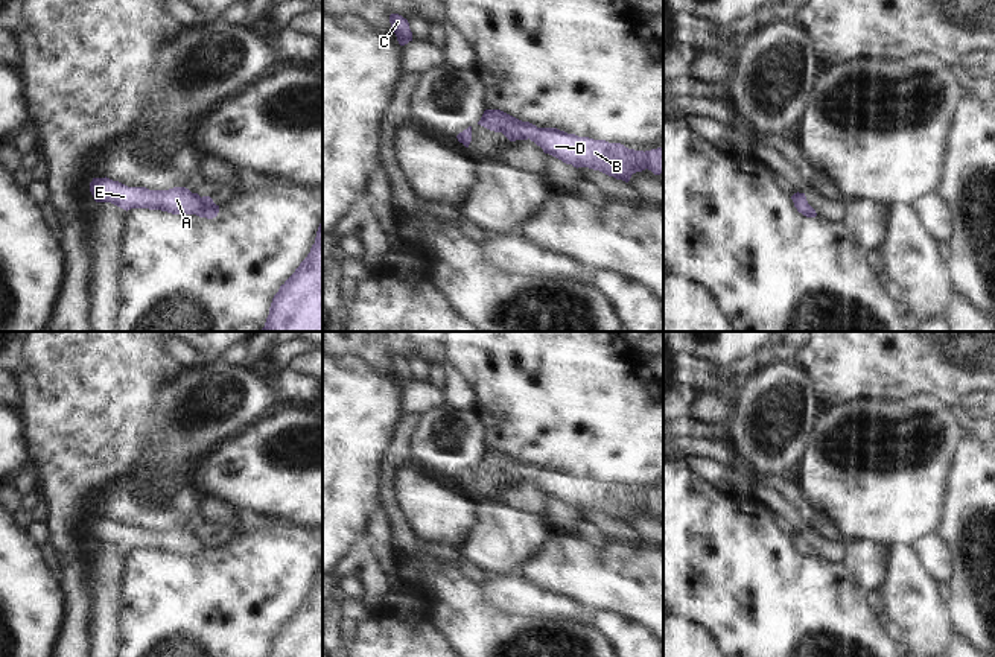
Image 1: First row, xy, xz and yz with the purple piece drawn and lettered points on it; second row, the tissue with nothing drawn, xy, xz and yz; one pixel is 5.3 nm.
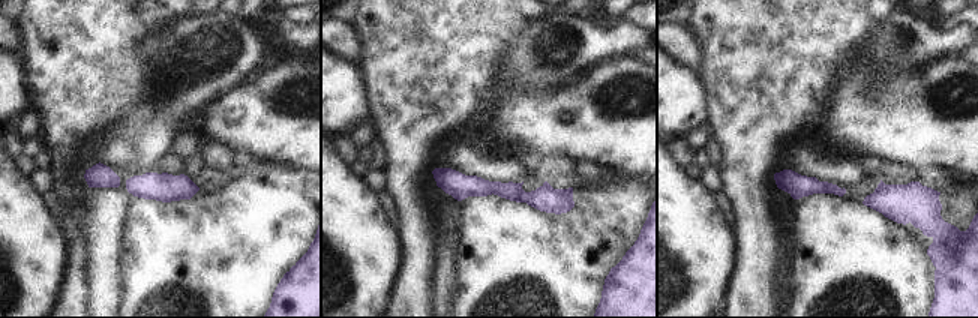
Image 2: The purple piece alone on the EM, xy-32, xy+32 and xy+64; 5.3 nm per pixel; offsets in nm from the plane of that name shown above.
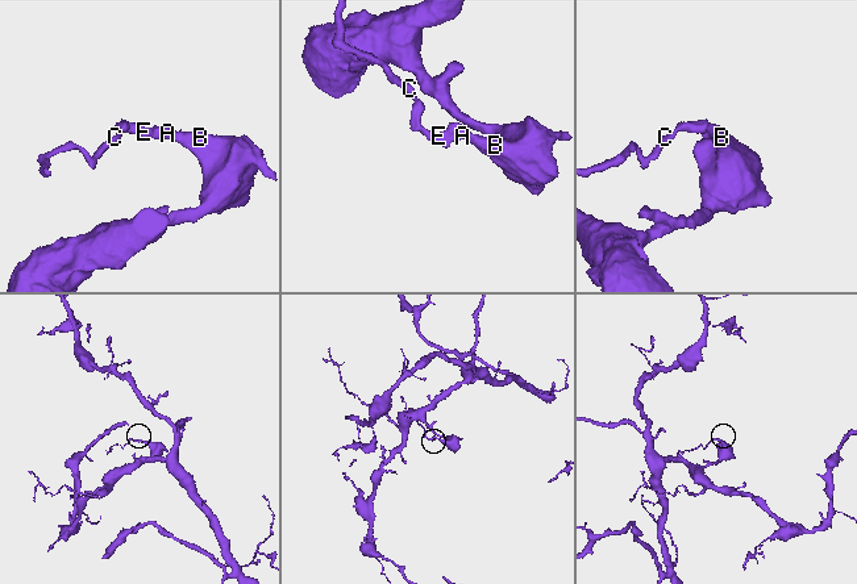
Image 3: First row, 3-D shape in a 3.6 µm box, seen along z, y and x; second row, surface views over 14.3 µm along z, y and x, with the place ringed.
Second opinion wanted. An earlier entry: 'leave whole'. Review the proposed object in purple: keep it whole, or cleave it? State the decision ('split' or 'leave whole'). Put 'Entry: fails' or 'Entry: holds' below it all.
leave whole
Entry: holds

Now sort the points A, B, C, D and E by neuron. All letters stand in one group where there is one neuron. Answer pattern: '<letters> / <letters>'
A B C D E

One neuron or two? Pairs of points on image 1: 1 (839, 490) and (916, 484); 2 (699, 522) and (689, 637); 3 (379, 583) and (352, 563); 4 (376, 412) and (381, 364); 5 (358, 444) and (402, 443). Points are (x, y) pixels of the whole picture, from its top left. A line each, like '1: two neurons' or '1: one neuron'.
1: one neuron
2: two neurons
3: one neuron
4: two neurons
5: two neurons

